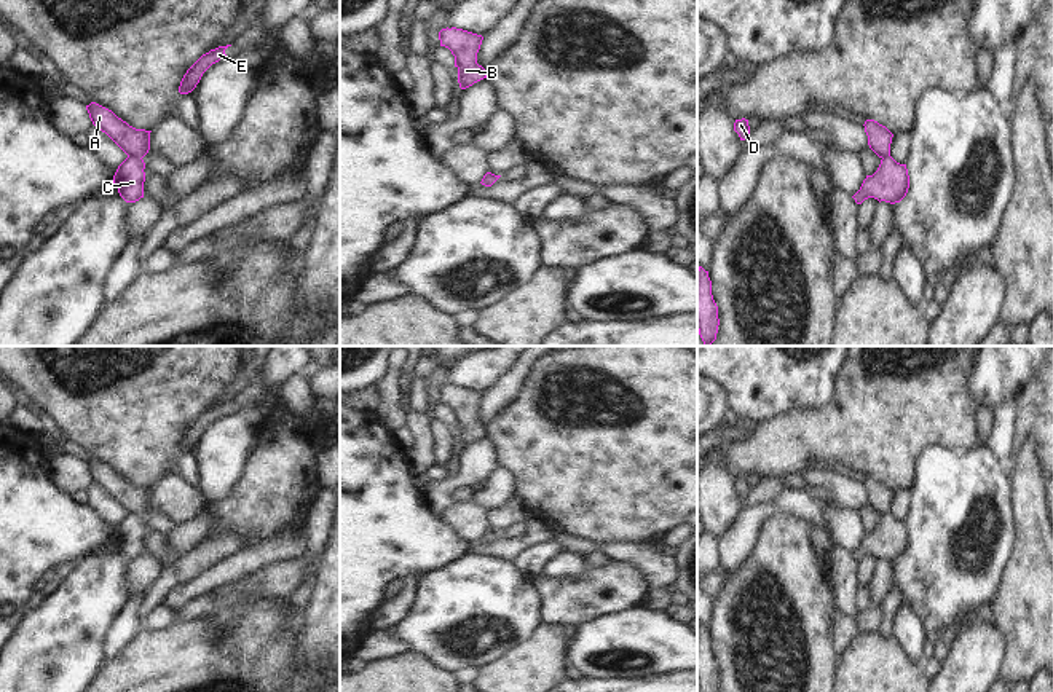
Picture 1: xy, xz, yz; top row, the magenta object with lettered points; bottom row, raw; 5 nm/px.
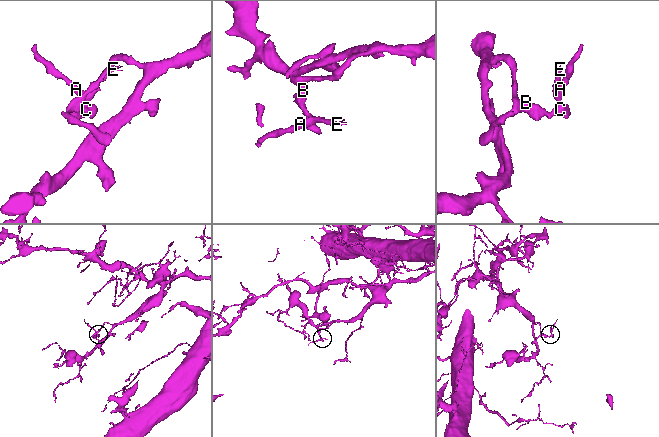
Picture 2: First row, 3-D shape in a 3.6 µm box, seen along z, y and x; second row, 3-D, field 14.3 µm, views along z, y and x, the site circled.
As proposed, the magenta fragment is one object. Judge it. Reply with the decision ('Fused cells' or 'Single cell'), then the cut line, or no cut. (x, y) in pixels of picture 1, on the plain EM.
Single cell. No split.

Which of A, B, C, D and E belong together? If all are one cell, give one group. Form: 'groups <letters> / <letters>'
groups A B C D E

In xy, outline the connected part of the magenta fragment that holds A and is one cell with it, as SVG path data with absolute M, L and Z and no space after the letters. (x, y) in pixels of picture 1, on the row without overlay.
M96 459L86 462L86 467L93 482L105 490L128 512L128 515L118 523L113 533L113 541L118 545L120 553L126 560L139 558L144 555L145 539L145 520L142 515L150 507L152 488L129 483L112 467Z

